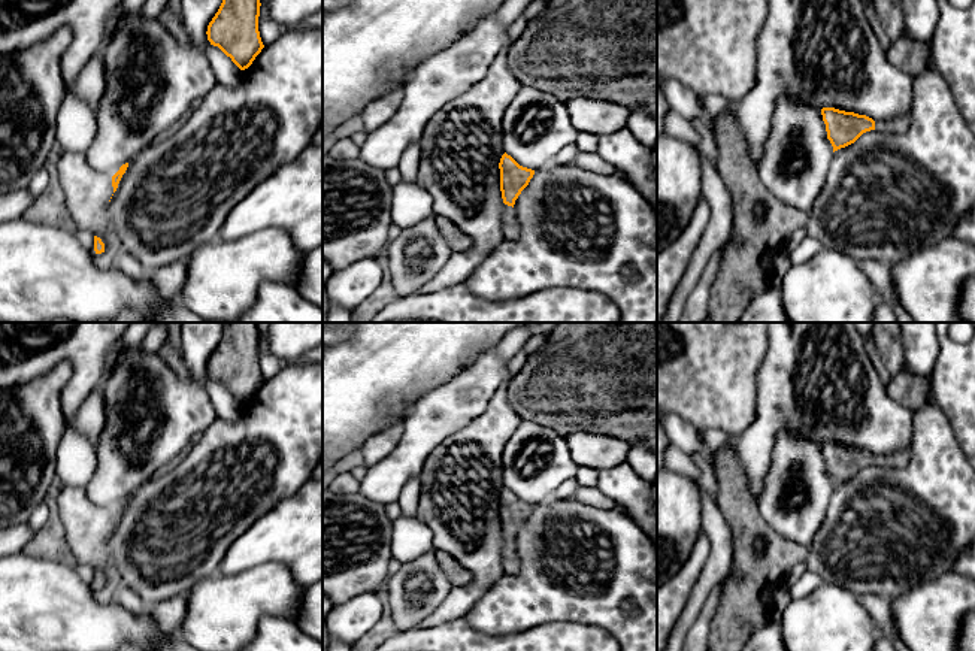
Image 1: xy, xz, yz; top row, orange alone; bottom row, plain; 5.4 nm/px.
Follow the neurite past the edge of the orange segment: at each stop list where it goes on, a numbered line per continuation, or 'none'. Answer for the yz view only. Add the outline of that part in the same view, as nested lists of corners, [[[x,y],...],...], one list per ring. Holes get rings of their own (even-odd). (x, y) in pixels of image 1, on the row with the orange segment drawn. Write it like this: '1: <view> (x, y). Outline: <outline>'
1: yz (899, 124). Outline: [[[905,112],[890,119],[875,121],[875,130],[903,134],[909,128],[911,121],[912,121],[911,112]]]

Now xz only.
1: xz (511, 229). Outline: [[[503,205],[502,230],[506,240],[514,240],[520,236],[520,224],[512,206]]]

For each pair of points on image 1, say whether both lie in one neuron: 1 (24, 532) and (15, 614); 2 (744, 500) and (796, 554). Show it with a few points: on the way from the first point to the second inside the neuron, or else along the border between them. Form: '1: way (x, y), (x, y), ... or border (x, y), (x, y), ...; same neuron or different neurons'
1: border (21, 550), (15, 554); different neurons
2: way (748, 515), (781, 548); same neuron

